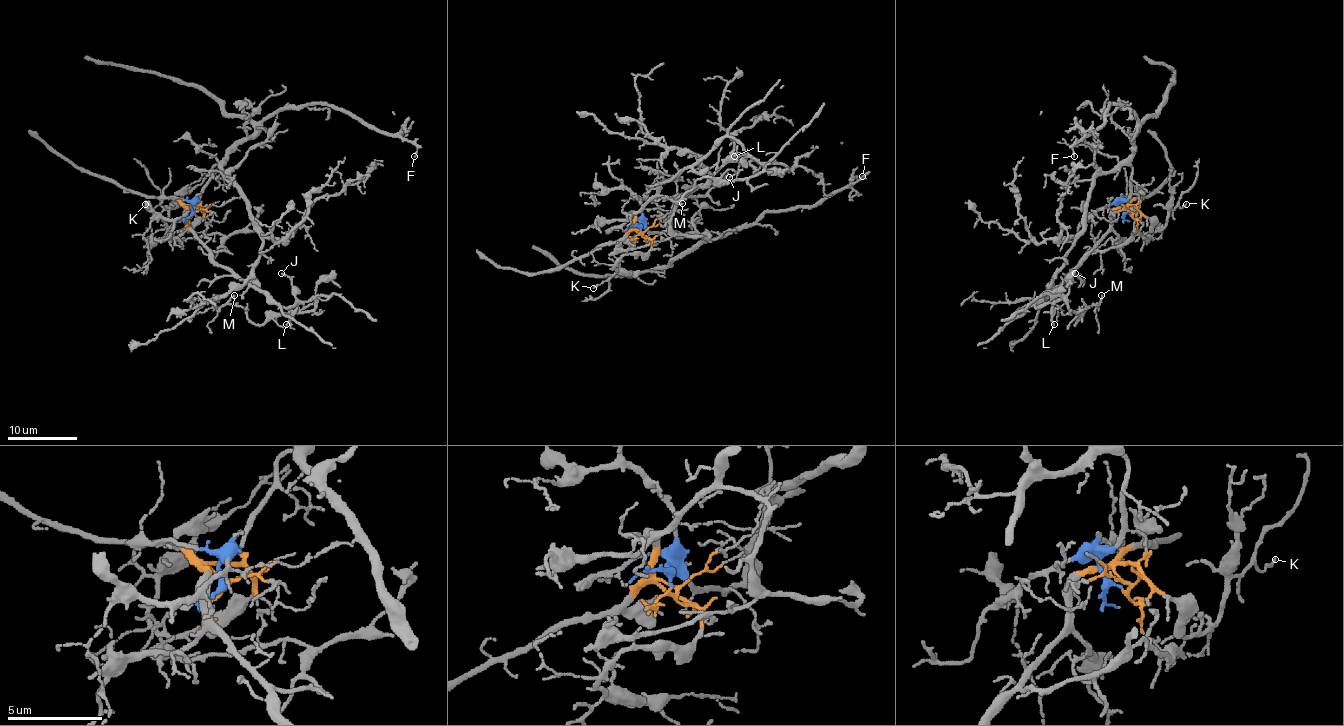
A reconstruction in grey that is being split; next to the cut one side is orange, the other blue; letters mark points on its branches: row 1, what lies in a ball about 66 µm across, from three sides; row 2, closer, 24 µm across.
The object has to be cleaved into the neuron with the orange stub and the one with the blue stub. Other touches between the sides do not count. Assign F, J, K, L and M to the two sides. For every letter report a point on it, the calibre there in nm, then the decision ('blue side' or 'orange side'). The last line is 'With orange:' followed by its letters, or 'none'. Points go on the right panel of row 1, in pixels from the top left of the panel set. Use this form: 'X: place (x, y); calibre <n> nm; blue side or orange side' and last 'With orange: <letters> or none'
F: place (1074, 156); calibre 100 nm; blue side
J: place (1075, 273); calibre 100 nm; orange side
K: place (1186, 204); calibre 130 nm; orange side
L: place (1054, 324); calibre 130 nm; orange side
M: place (1101, 295); calibre 130 nm; orange side
With orange: J, K, L, M

